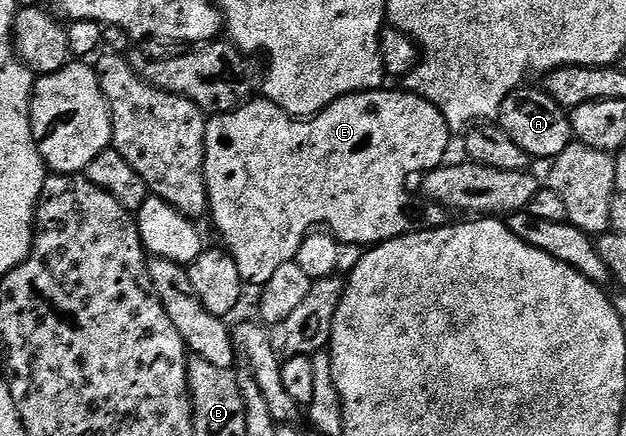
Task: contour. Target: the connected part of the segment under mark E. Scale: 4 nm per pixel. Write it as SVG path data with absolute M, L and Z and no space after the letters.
M380 88L377 90L363 90L359 94L346 94L344 98L338 98L333 104L329 104L321 111L306 120L292 118L281 108L277 108L272 102L266 100L244 101L242 106L235 110L230 110L227 114L216 114L208 117L207 131L205 132L205 180L207 181L207 204L209 207L210 221L215 221L215 226L219 229L219 234L223 237L222 245L225 247L231 259L237 264L237 272L241 272L244 283L248 287L262 288L266 282L273 280L273 272L281 268L281 264L294 262L297 252L307 235L316 228L326 228L335 235L344 247L363 246L370 248L378 246L381 242L388 242L394 238L400 238L406 234L419 234L423 230L436 230L448 225L449 212L443 206L437 206L433 202L420 201L418 197L410 198L407 195L407 178L422 176L428 170L438 170L444 165L447 154L447 145L453 138L453 131L441 116L441 112L429 100L421 96L412 94L406 89L387 90Z

